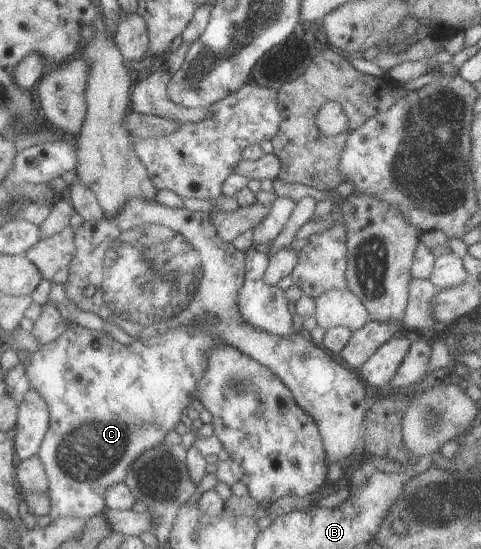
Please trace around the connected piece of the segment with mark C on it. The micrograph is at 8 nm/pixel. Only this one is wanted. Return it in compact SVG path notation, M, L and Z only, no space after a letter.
M68 326L65 332L61 332L59 336L56 336L51 342L43 342L43 346L37 350L37 352L29 353L27 362L23 365L25 368L25 376L27 376L27 382L29 382L28 390L35 390L37 394L41 394L39 398L45 402L47 410L49 410L49 426L47 426L47 432L43 435L43 440L39 445L39 450L36 452L39 462L43 464L43 468L47 477L48 491L47 495L50 500L49 515L54 518L84 518L95 516L105 508L105 502L103 502L103 494L107 488L123 483L123 478L127 468L133 464L133 460L145 452L147 448L159 444L165 438L167 432L171 432L175 428L175 424L179 422L181 414L185 412L185 408L197 400L197 380L201 378L201 374L207 370L207 354L221 346L226 344L224 340L221 340L217 334L213 332L203 332L199 330L199 326L179 326L175 330L165 330L163 334L154 334L149 338L137 338L134 337L131 344L121 344L112 339L109 335L104 334L101 331L93 329L86 329L85 327Z

